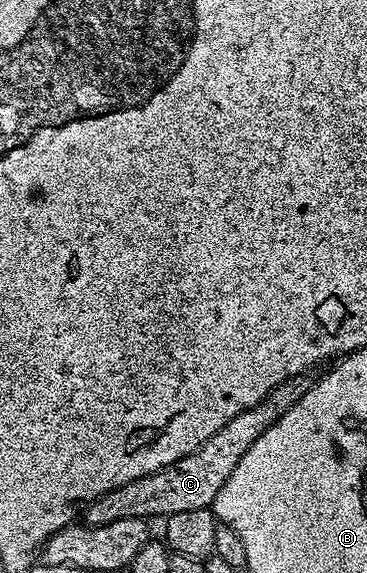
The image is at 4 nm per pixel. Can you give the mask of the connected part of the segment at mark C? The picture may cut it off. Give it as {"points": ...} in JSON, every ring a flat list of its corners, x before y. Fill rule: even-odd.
{"points":[[298,376,283,381,269,397,262,399,262,403,234,415,234,419,230,419,230,423,226,423,222,431,214,431,214,435,210,435,210,439,202,443,202,447,190,451,190,455,178,459,170,467,136,479,134,483,126,483,91,502,82,514,83,524,110,524,114,520,131,517,163,518,182,511,209,508,218,491,222,491,222,483,226,483,226,479,230,479,234,472,234,467,238,467,242,455,250,451,254,439,258,439,258,435,262,435,262,431,269,429,279,417,286,415,286,411,290,411,290,407,294,407,294,403,298,403,300,396,308,390,309,382,304,380,303,376]]}

